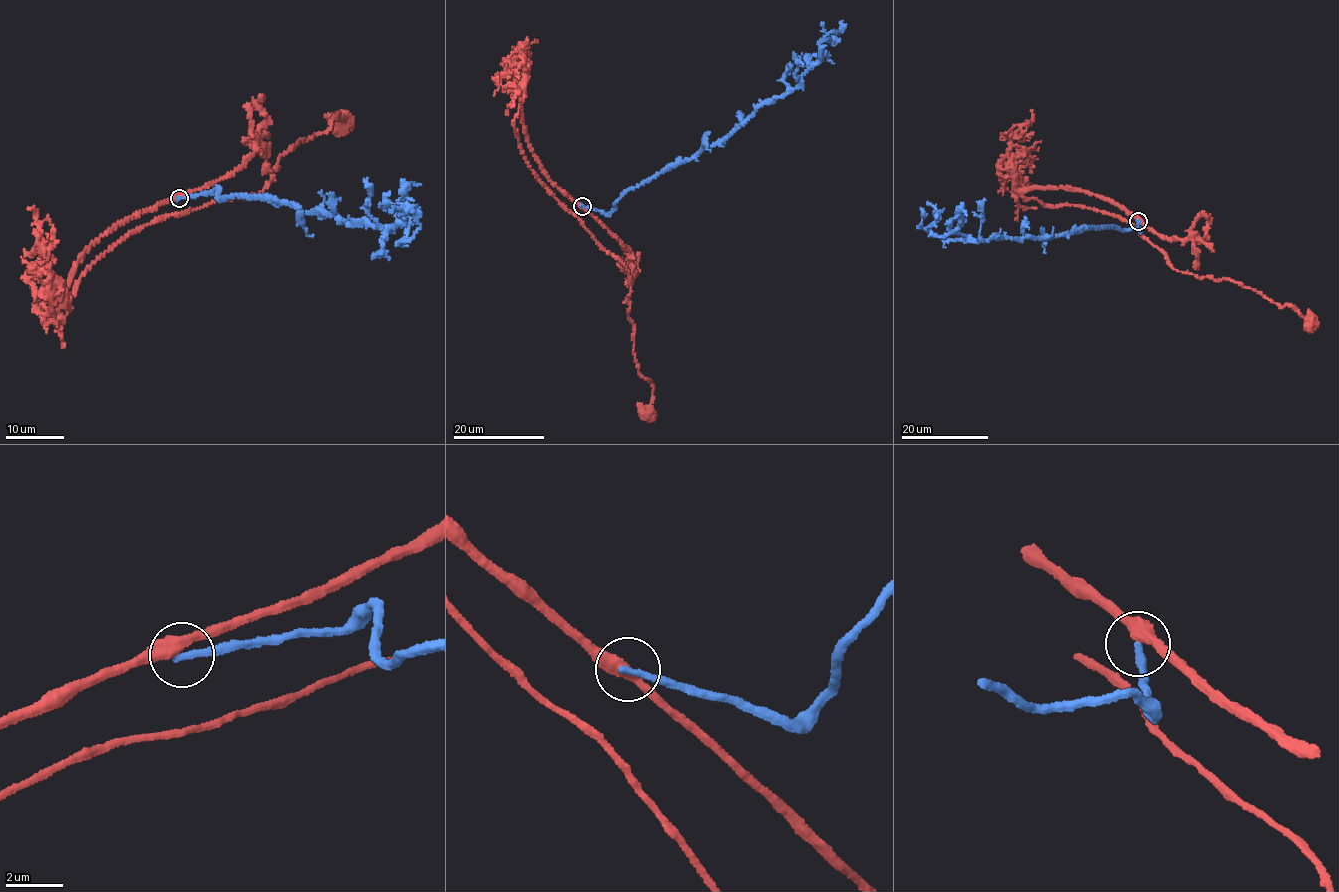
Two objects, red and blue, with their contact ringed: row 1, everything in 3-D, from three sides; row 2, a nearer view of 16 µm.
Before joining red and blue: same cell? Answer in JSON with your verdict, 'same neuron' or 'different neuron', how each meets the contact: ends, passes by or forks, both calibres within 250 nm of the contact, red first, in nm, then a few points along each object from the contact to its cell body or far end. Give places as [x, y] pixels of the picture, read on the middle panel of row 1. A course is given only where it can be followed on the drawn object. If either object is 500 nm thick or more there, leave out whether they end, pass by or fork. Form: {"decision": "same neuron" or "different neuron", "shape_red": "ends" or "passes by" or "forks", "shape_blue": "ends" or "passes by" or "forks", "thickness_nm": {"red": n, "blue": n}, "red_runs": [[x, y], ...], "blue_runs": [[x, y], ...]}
{"decision": "different neuron", "shape_red": "passes by", "shape_blue": "ends", "thickness_nm": {"red": 440, "blue": 260}, "red_runs": [[581, 206], [540, 165], [520, 95], [514, 128], [527, 165], [628, 270], [634, 354], [652, 388], [646, 413]], "blue_runs": [[582, 206], [610, 212], [627, 191], [718, 145], [790, 93], [820, 60], [820, 42], [835, 42], [820, 25]]}

